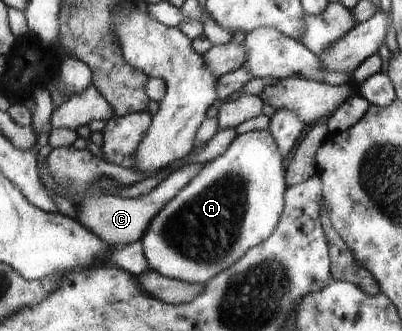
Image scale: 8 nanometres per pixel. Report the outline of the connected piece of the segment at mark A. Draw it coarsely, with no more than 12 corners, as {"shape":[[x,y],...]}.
{"shape":[[266,131],[166,203],[149,268],[206,283],[273,235],[289,189]]}

